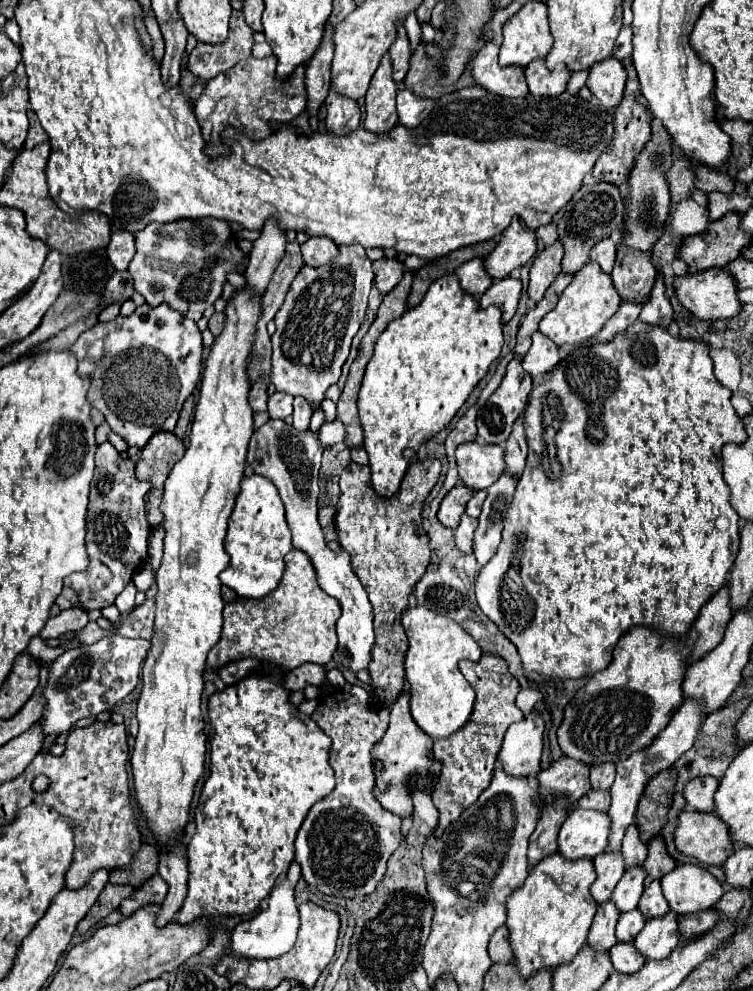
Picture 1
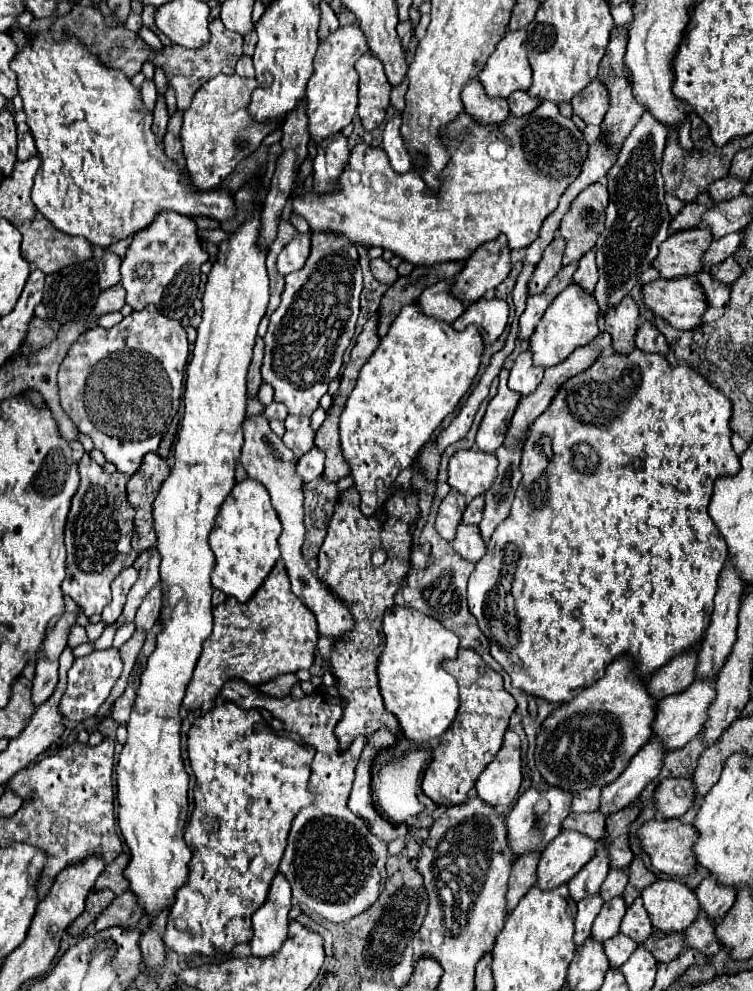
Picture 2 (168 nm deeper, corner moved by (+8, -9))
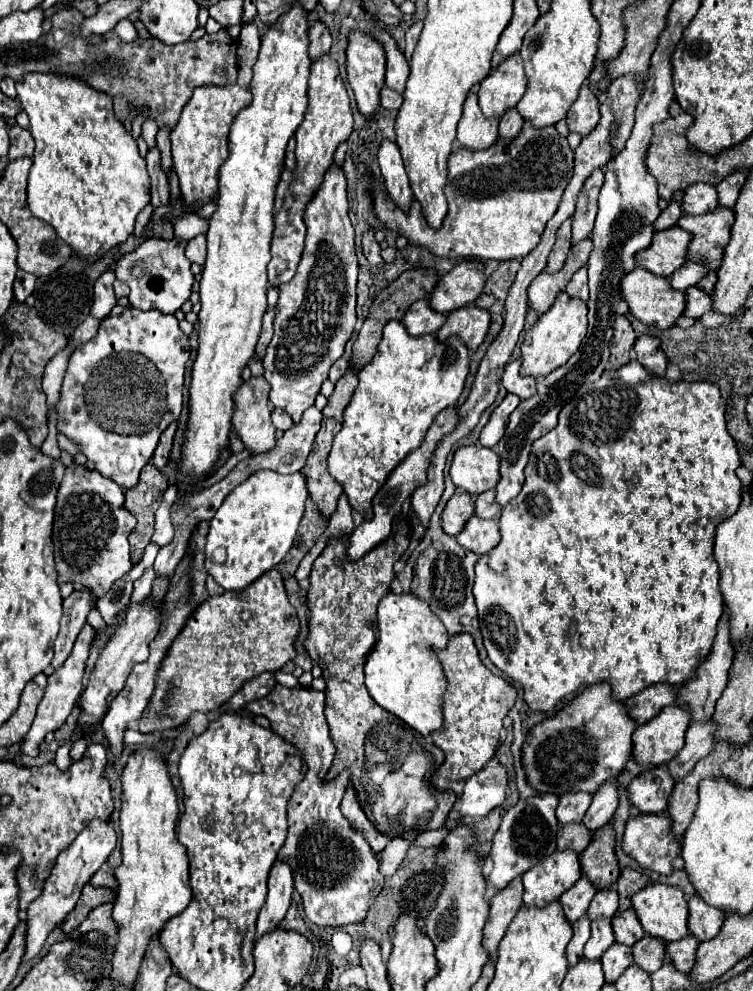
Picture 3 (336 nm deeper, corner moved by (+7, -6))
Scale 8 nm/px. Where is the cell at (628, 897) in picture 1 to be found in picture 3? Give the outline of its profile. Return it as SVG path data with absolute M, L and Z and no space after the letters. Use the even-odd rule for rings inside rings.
M598 919L592 923L592 935L588 939L588 943L584 945L584 959L590 961L598 961L602 957L602 953L614 943L614 933L612 933L612 925L610 919Z

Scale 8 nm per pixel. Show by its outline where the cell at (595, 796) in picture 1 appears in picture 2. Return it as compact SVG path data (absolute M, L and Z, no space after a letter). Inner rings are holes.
M599 810L597 812L587 812L587 814L569 814L563 820L563 828L571 828L571 830L587 834L593 840L599 840L605 834L605 830L603 830L605 818L607 816L601 814Z

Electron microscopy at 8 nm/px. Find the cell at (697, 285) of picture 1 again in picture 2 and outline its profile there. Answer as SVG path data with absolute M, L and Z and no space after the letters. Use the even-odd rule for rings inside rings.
M677 278L677 280L653 280L643 286L643 302L653 314L665 318L673 328L695 330L703 324L703 312L707 300L699 280Z

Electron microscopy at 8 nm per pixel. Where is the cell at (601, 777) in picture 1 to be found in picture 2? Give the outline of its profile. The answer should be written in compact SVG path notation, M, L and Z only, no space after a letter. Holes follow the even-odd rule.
M591 786L573 796L573 812L593 812L601 806L601 786Z

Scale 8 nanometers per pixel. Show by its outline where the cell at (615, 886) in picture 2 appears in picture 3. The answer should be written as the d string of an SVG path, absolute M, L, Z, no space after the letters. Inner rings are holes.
M608 889L608 891L598 891L588 907L588 917L590 921L596 921L600 917L614 917L618 909L618 893L614 889Z

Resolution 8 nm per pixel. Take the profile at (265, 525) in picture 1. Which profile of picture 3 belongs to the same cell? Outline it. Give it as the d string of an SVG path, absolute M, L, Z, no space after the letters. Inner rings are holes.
M256 471L252 473L244 483L240 483L230 495L224 499L222 507L216 511L214 519L210 521L208 541L206 541L206 571L214 577L218 585L222 585L226 591L242 591L250 583L254 583L260 575L274 569L290 551L298 523L304 515L304 501L308 497L304 475L302 473L290 473L280 475L274 471Z

